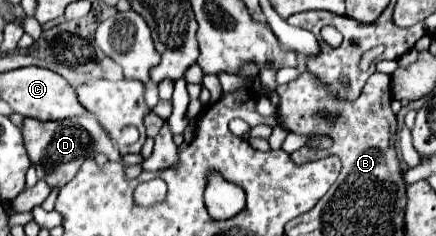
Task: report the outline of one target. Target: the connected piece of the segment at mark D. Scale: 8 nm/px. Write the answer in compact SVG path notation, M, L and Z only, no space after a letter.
M84 115L76 119L62 119L62 121L36 121L36 119L22 121L22 137L24 137L24 147L28 151L30 163L34 165L38 179L44 179L50 187L64 187L76 175L82 161L94 153L92 137L96 133L98 133L98 153L106 153L110 161L118 161L120 153L116 151L114 141L92 117Z

